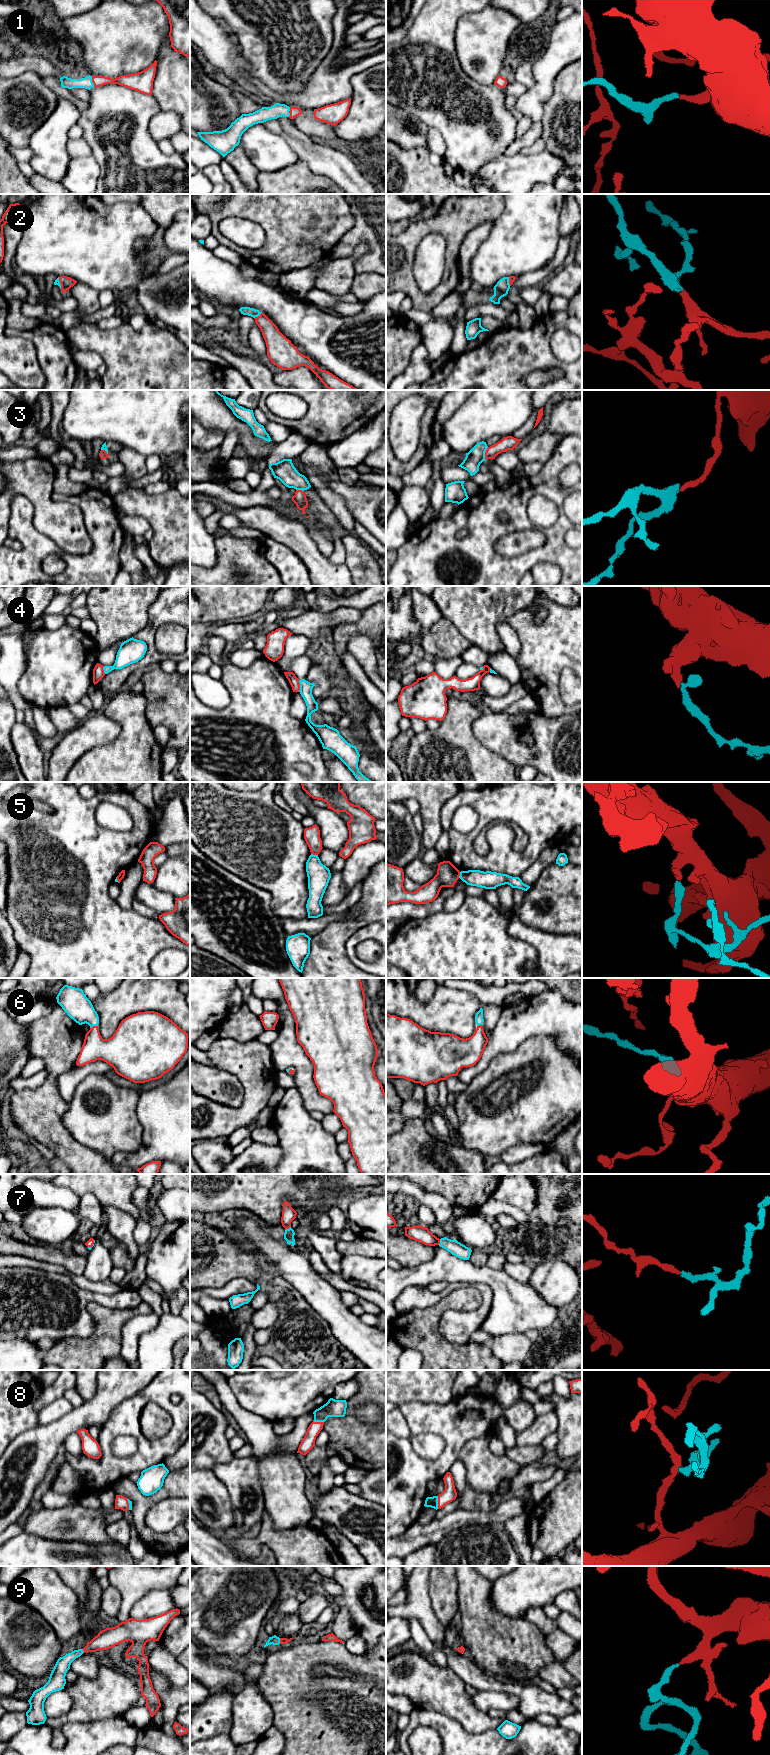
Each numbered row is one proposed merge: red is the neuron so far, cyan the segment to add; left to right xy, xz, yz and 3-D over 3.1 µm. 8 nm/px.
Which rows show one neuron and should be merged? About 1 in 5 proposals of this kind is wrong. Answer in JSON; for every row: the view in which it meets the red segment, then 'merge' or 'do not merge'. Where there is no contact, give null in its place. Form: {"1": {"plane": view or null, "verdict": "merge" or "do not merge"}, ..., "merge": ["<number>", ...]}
{"1": {"plane": "xy", "verdict": "merge"}, "2": {"plane": "xz", "verdict": "merge"}, "3": {"plane": "yz", "verdict": "do not merge"}, "4": {"plane": "xz", "verdict": "do not merge"}, "5": {"plane": "xz", "verdict": "do not merge"}, "6": {"plane": "xy", "verdict": "merge"}, "7": {"plane": "xz", "verdict": "merge"}, "8": {"plane": "yz", "verdict": "merge"}, "9": {"plane": "xy", "verdict": "merge"}, "merge": ["1", "2", "6", "7", "8", "9"]}

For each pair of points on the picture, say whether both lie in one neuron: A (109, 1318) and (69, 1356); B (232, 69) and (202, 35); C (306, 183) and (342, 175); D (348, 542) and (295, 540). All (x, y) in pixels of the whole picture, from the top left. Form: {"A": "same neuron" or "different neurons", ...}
{"A": "same neuron", "B": "same neuron", "C": "different neurons", "D": "different neurons"}

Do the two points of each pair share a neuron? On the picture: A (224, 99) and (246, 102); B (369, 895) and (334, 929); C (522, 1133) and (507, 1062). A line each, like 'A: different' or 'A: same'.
A: different
B: same
C: same

